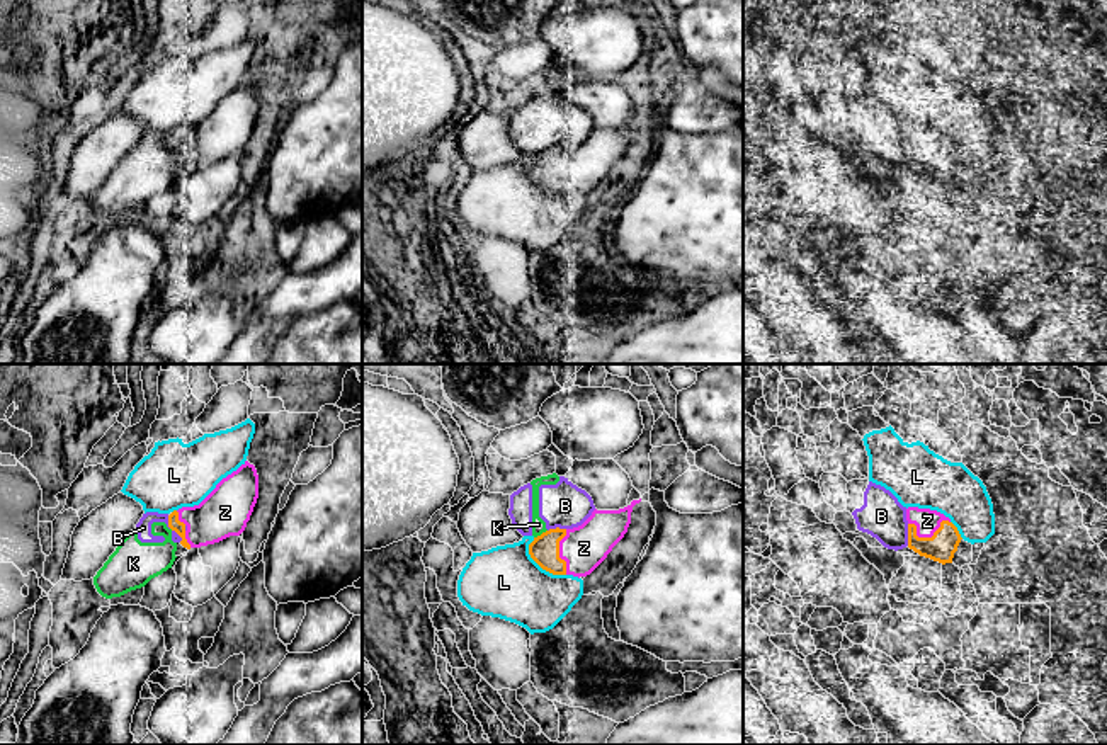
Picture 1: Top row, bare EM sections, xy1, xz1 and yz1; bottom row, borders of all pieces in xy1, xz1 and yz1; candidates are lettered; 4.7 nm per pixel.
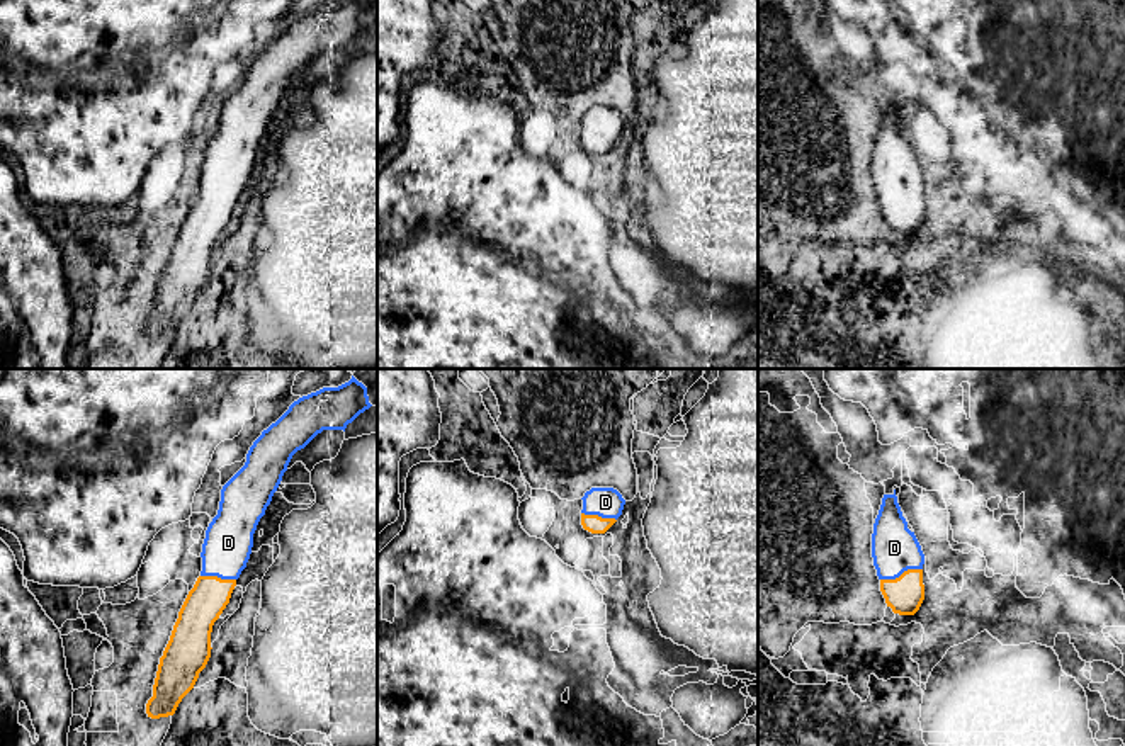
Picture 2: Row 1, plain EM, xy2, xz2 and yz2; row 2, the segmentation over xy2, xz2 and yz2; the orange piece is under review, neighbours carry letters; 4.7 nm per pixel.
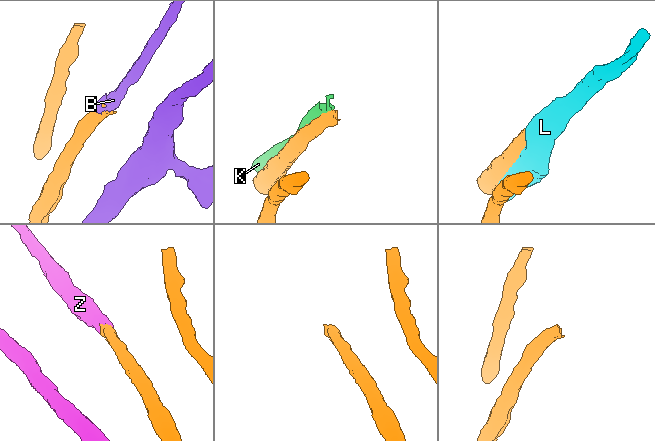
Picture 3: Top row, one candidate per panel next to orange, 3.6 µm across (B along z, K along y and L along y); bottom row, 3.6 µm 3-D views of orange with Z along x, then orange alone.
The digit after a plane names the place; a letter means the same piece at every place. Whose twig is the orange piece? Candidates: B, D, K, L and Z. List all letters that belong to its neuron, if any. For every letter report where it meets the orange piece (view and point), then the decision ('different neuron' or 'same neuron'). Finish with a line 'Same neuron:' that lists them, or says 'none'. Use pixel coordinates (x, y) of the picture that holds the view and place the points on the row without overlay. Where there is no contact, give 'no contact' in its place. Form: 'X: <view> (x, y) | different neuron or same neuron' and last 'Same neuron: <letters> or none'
B: xy1 (172, 148) | different neuron
D: yz2 (903, 192) | same neuron
K: xz1 (541, 153) | different neuron
L: xz1 (539, 184) | different neuron
Z: yz1 (927, 157) | same neuron
Same neuron: D, Z

